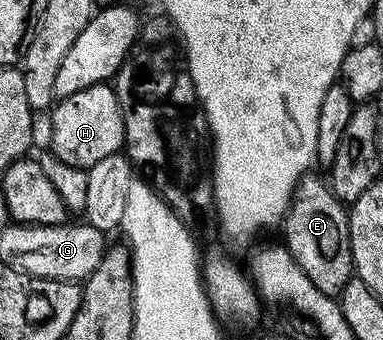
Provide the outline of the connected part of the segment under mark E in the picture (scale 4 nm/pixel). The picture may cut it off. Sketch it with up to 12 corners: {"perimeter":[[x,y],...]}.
{"perimeter":[[303,174],[281,242],[321,292],[355,272],[349,210]]}

